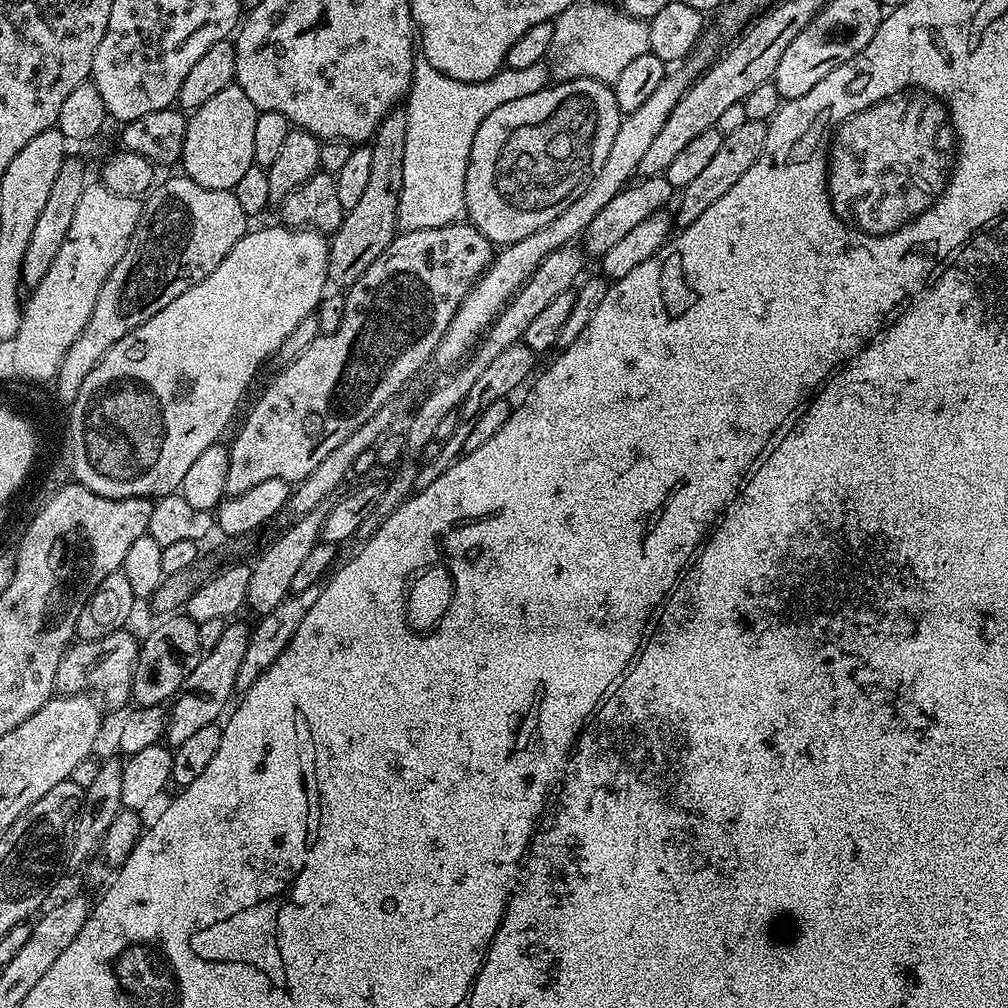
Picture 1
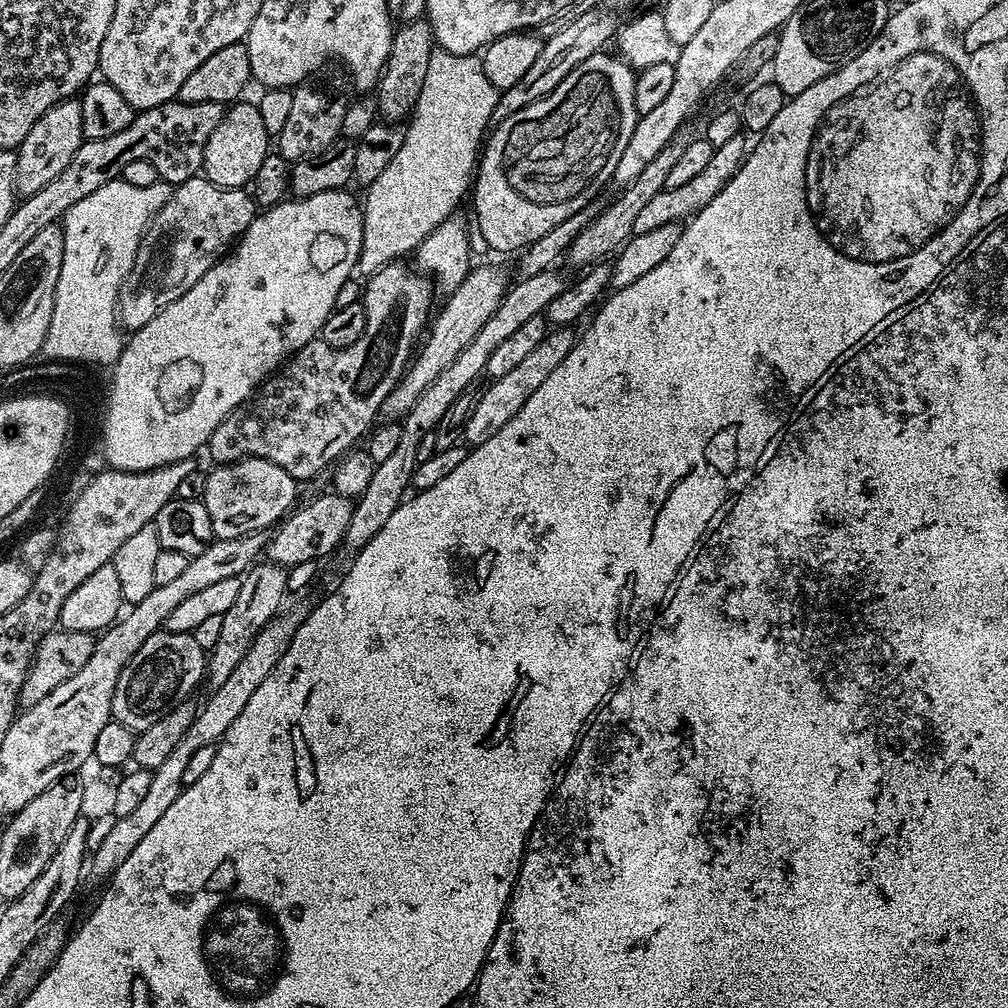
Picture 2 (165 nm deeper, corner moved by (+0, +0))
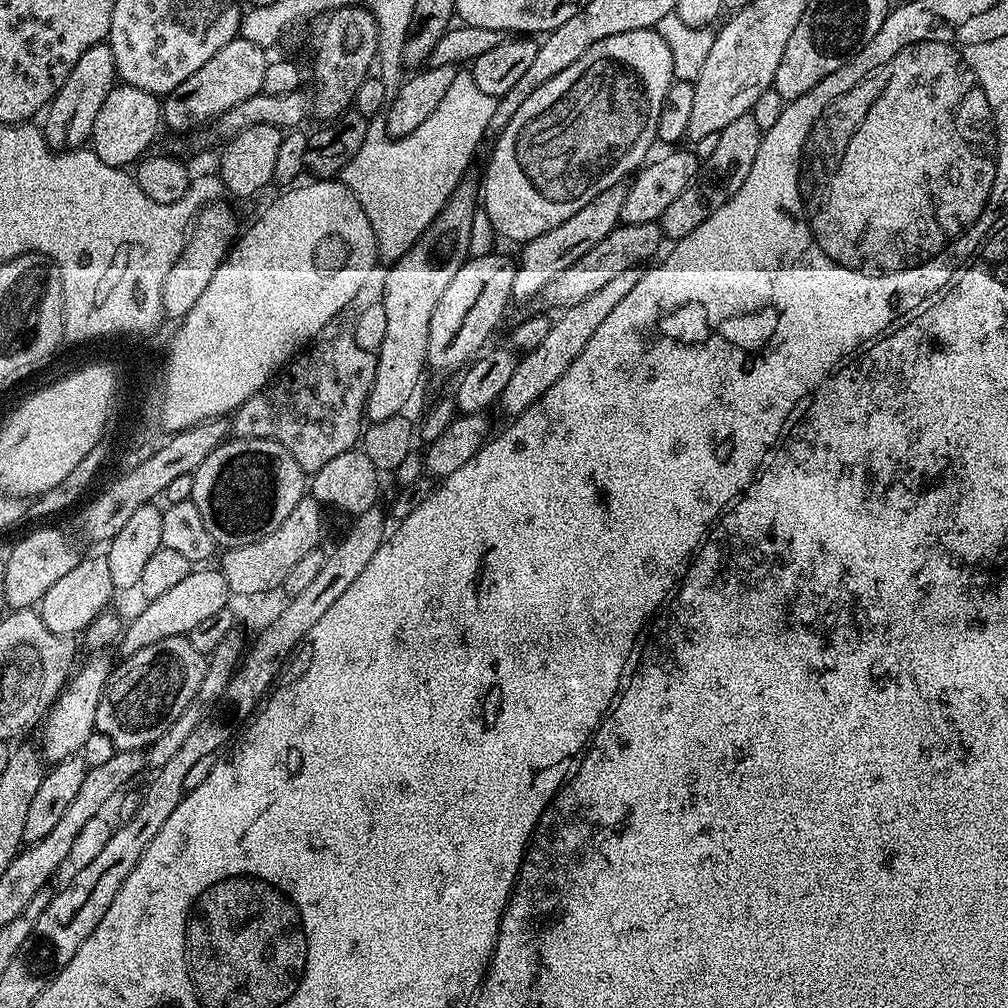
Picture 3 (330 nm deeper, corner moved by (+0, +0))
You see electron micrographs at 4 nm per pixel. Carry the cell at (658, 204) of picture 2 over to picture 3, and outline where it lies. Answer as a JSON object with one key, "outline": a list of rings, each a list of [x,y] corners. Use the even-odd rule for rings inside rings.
{"outline":[[[751,114],[734,119],[734,122],[730,122],[719,133],[718,146],[714,149],[714,154],[702,161],[692,184],[686,186],[686,190],[682,190],[682,194],[678,194],[678,198],[674,198],[674,202],[670,202],[670,206],[666,206],[666,210],[660,216],[660,231],[667,239],[669,236],[669,241],[675,242],[686,238],[691,232],[698,230],[698,226],[702,226],[702,222],[706,222],[706,218],[710,218],[714,210],[726,206],[726,202],[730,202],[730,198],[738,194],[742,182],[746,182],[754,166],[754,158],[758,158],[762,133],[758,122],[754,122]]]}

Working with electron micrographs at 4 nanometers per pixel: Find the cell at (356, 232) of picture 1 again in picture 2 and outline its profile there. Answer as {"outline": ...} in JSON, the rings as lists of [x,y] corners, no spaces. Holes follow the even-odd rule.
{"outline":[[[421,18],[401,23],[392,34],[390,58],[384,71],[380,73],[380,82],[374,89],[376,110],[379,119],[384,122],[400,122],[411,117],[416,111],[416,103],[422,94],[422,85],[426,82],[426,70],[429,69],[430,54],[434,47],[432,28],[427,19]]]}

